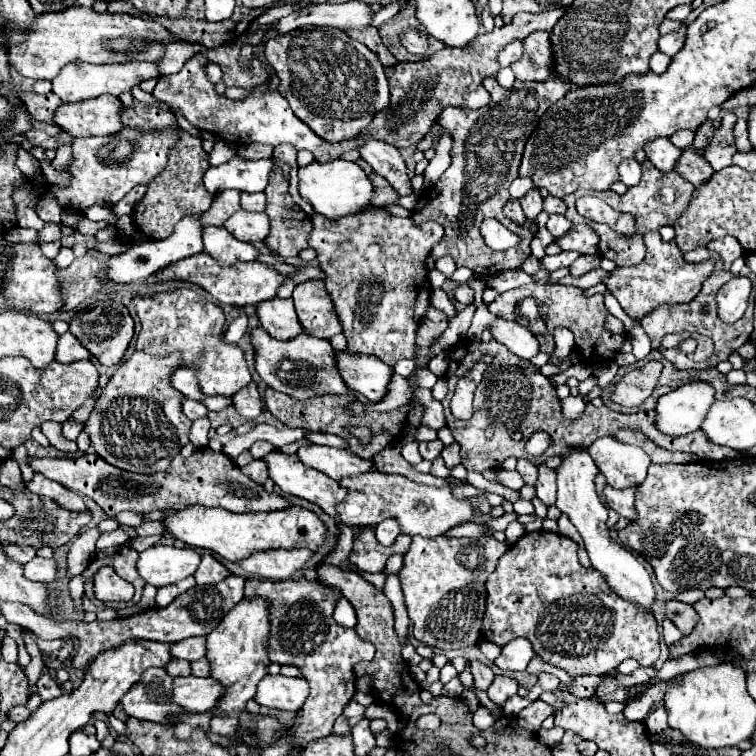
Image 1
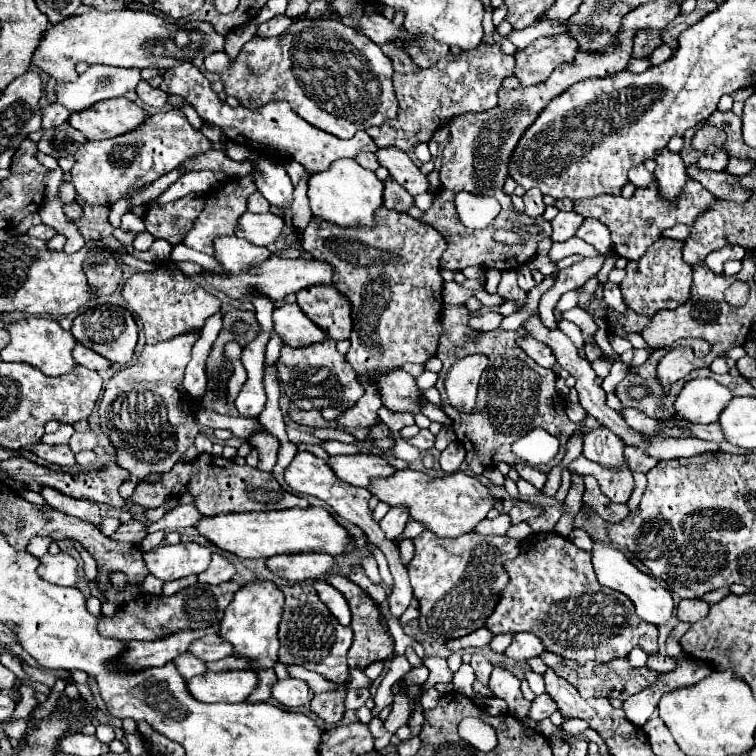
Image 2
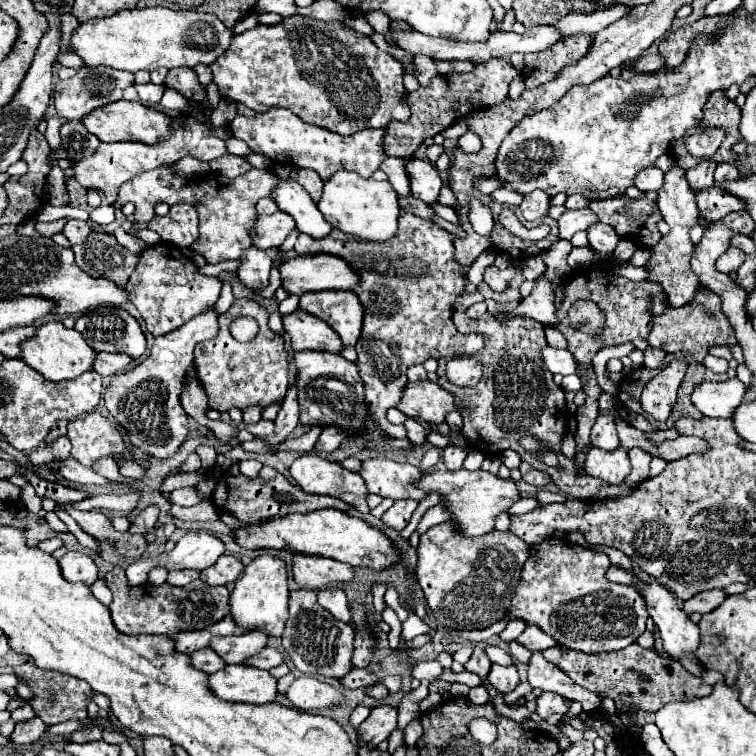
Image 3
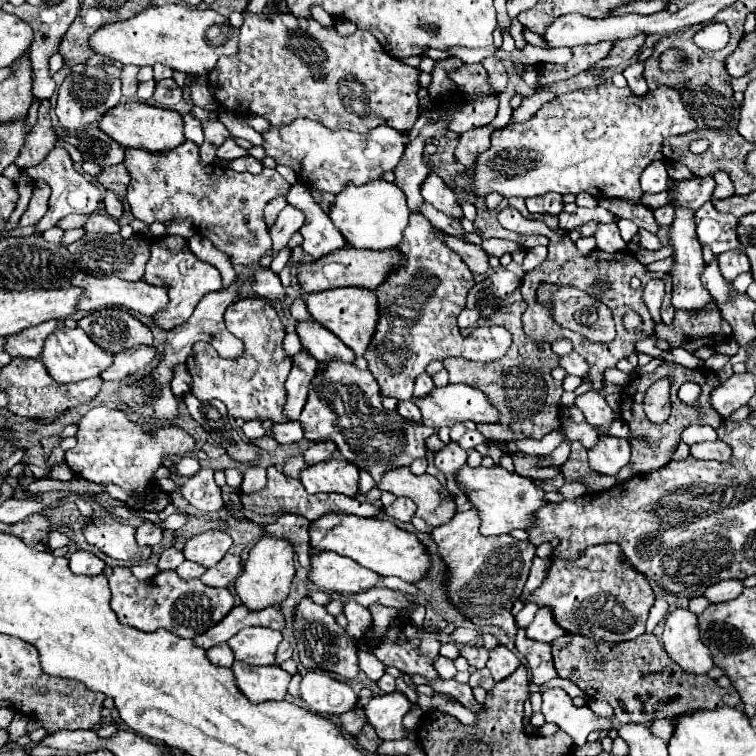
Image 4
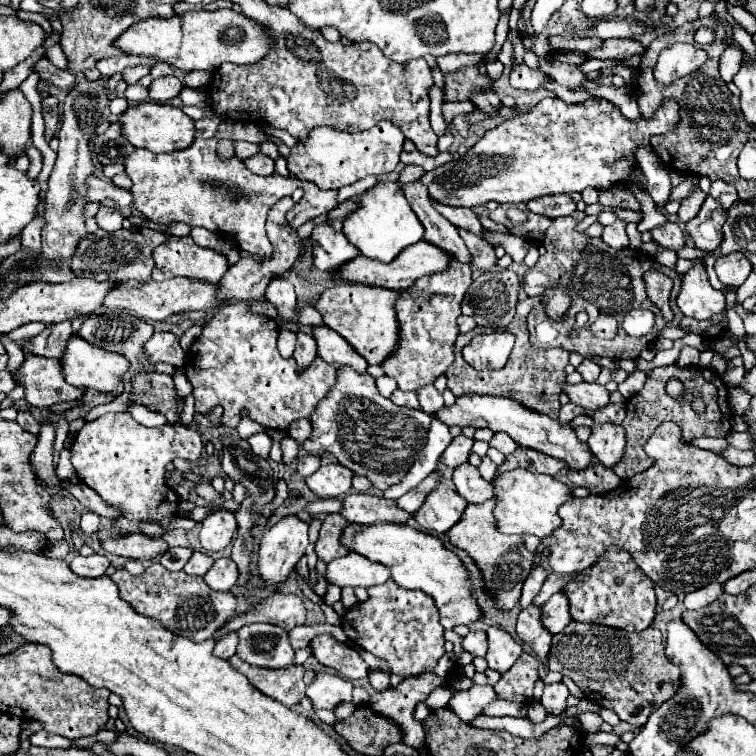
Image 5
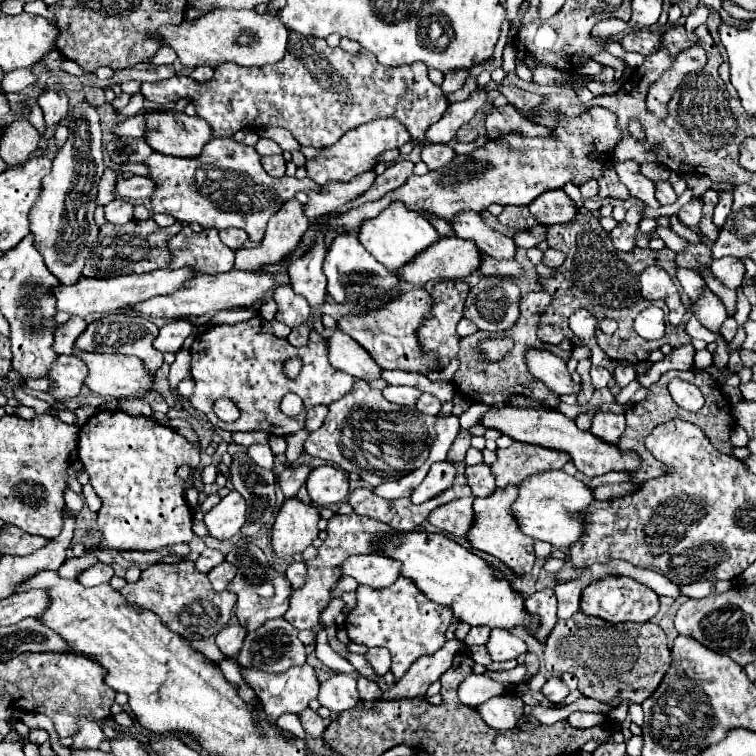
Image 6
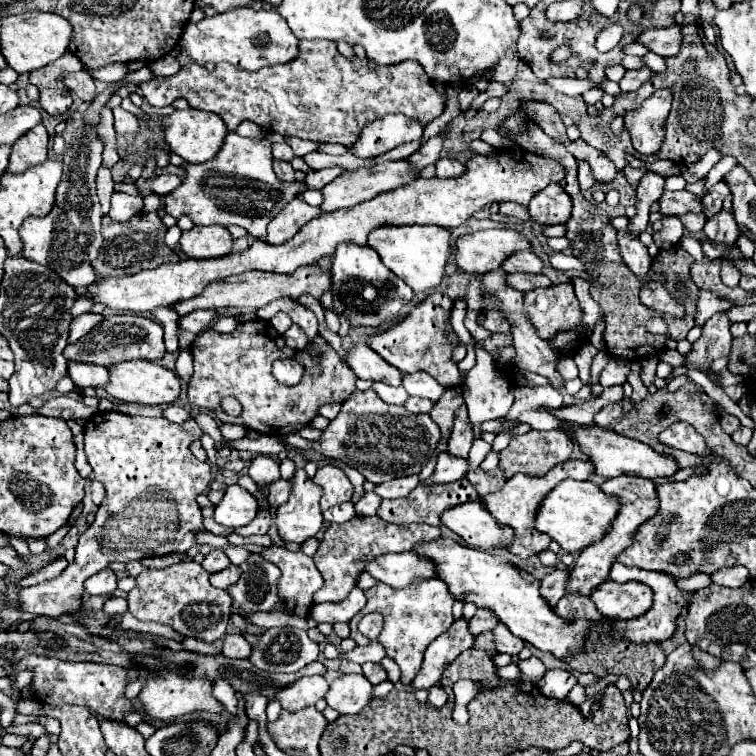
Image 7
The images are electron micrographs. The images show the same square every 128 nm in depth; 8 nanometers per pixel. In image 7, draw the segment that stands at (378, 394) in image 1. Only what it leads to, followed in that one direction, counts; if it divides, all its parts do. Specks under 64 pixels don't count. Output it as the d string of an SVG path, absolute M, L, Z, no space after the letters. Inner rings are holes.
M560 424L560 428L574 436L576 444L586 454L586 458L592 462L594 472L598 476L614 478L614 476L630 474L630 476L640 476L640 478L652 480L652 478L660 478L660 476L672 476L678 470L676 462L670 456L662 456L662 454L654 452L650 446L640 444L638 440L632 440L632 438L624 438L624 436L616 434L614 430L604 430L604 428L598 428L594 424L590 424L590 426Z

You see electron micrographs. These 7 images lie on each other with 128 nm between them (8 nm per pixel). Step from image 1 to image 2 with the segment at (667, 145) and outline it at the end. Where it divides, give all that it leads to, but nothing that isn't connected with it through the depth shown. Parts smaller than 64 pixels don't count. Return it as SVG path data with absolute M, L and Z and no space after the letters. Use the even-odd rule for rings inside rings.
M662 148L658 154L656 154L656 170L654 170L654 176L660 184L660 192L664 198L672 200L680 194L680 188L682 184L688 180L688 174L686 174L686 164L684 160L680 158L680 154L676 152L670 152L668 148Z

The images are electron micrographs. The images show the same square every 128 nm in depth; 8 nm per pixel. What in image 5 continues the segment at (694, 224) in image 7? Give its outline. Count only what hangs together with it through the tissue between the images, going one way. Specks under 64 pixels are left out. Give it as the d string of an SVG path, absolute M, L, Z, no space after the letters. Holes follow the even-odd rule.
M694 188L694 190L690 192L690 196L686 196L686 198L680 202L678 218L680 218L682 222L692 220L692 218L698 214L698 210L700 210L700 206L702 206L704 198L706 198L706 194L704 194L700 188Z

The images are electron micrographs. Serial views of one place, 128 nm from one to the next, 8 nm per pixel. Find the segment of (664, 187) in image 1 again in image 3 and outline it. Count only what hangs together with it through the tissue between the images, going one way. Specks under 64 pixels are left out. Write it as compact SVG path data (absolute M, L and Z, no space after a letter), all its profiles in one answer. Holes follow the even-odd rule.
M716 186L702 188L700 192L694 192L694 194L696 194L696 206L700 212L700 218L708 222L716 222L724 218L728 212L744 210L744 204L740 204L736 196L728 196L728 192L720 192L720 188ZM644 192L638 200L630 200L628 196L616 196L616 198L606 198L606 200L596 200L590 202L588 208L598 216L600 222L610 224L620 238L632 240L640 248L652 248L658 244L658 228L656 224L662 220L660 210L656 206L656 192Z

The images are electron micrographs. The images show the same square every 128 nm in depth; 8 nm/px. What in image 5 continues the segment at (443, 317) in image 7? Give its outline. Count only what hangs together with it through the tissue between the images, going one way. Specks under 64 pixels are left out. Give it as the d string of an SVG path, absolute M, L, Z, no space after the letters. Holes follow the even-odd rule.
M342 284L328 288L314 304L314 308L322 314L324 324L338 332L368 364L380 364L384 356L396 350L396 314L394 302L398 300L396 290L364 286L364 284Z

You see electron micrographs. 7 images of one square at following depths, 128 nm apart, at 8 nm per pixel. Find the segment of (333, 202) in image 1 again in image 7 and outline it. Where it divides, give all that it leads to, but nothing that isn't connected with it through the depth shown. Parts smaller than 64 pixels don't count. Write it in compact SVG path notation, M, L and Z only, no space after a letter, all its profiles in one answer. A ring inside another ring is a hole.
M384 224L374 228L368 234L368 246L378 252L384 266L388 266L398 278L402 278L414 292L424 292L442 282L446 262L452 256L450 232L432 224L410 224L410 226L392 226Z

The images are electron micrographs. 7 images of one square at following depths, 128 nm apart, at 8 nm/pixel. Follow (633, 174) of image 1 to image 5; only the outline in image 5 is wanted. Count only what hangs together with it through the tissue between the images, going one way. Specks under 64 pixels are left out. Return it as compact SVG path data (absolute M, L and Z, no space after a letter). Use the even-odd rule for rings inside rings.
M644 148L644 152L640 152L638 160L640 160L640 170L646 176L648 194L652 196L652 200L658 206L666 204L668 196L670 196L668 168L664 168L664 164L658 160L658 156L652 152L652 148Z

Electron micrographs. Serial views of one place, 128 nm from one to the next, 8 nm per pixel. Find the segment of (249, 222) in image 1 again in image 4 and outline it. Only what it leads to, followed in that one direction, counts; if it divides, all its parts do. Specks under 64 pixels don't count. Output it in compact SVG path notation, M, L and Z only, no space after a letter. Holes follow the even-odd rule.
M292 206L284 208L284 210L278 214L276 222L268 228L268 234L270 234L270 238L272 238L272 248L274 248L274 252L280 252L280 250L288 244L288 240L292 238L292 234L300 230L302 224L304 224L304 214L302 214L300 210L292 208Z

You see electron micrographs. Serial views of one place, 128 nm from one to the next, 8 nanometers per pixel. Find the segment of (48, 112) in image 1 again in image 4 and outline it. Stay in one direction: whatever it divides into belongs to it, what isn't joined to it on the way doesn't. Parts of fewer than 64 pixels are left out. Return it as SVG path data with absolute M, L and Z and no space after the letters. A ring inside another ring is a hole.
M54 146L48 156L44 158L44 162L40 162L38 166L34 168L28 168L26 174L32 178L32 180L44 180L50 188L52 188L52 194L50 194L50 208L46 212L46 216L36 224L38 226L38 236L56 226L56 222L68 214L92 214L96 208L98 208L98 198L100 198L100 192L98 192L98 186L94 182L90 182L84 174L76 172L74 166L72 166L72 160L68 156L68 152L62 148L62 146Z

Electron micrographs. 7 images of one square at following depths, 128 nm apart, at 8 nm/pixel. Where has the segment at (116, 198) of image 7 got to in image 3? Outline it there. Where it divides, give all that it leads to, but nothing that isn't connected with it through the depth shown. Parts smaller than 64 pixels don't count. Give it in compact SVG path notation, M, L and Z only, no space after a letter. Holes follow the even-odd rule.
M66 218L66 224L64 224L64 228L62 228L62 234L68 238L70 246L82 244L82 242L88 238L90 232L92 232L92 230L90 230L88 222L84 222L84 220L74 220L74 218Z

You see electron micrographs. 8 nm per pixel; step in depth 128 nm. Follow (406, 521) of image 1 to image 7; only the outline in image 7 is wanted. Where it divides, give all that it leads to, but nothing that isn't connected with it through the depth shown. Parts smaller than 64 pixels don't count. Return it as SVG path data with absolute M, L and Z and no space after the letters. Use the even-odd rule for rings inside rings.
M566 478L556 484L556 488L552 488L552 492L548 492L548 496L540 502L536 510L534 528L542 534L548 534L554 542L560 544L562 550L580 552L586 546L600 542L602 536L606 536L612 520L616 518L618 508L618 500L614 496L604 494L596 484Z

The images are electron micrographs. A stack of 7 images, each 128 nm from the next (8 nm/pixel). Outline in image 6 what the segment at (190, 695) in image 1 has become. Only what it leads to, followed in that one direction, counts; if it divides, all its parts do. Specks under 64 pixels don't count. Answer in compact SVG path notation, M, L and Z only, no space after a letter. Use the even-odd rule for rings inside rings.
M208 638L208 640L198 640L198 642L194 642L192 646L196 646L196 648L200 648L200 650L204 650L204 656L208 658L208 660L212 660L212 662L216 662L216 664L220 664L222 660L226 660L226 656L216 648L216 644L214 644L214 638ZM304 664L304 666L292 666L290 670L282 672L282 674L270 674L270 672L262 672L262 670L254 670L254 668L242 668L240 666L240 674L244 678L244 682L256 692L256 696L260 698L260 702L264 704L264 710L268 712L268 720L271 726L278 728L276 720L282 714L300 714L302 710L308 708L308 702L312 698L316 698L318 692L318 678L314 674L314 668Z

